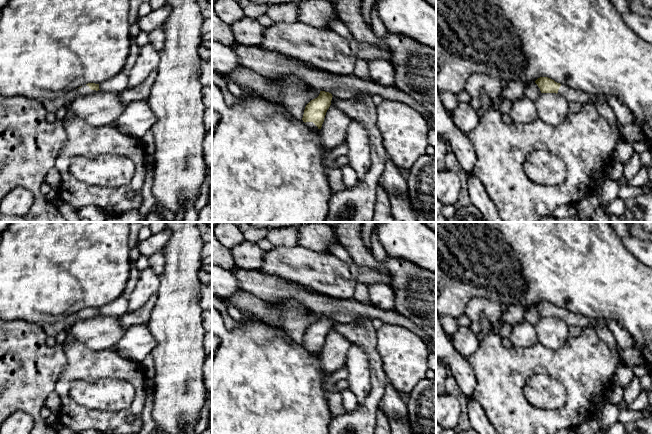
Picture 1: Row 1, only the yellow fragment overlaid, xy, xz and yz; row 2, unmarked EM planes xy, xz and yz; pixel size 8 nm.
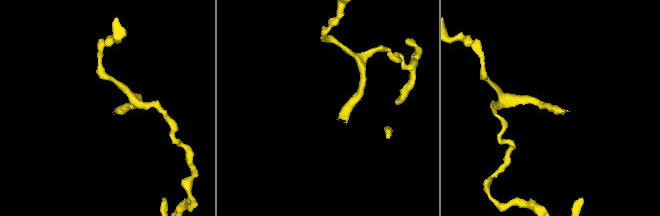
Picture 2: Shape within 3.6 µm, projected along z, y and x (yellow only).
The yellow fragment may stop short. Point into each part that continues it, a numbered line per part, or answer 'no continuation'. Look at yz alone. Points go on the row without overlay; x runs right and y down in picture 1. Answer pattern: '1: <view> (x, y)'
1: yz (571, 319)

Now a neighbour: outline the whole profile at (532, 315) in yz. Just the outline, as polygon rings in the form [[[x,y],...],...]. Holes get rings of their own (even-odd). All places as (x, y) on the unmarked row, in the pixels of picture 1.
[[[535,306],[525,309],[524,321],[535,326],[540,321],[540,319],[541,319],[540,312]]]

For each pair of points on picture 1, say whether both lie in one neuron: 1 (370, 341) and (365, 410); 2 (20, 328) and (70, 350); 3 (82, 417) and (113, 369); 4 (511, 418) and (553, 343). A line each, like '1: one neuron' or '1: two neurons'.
1: one neuron
2: two neurons
3: one neuron
4: two neurons

